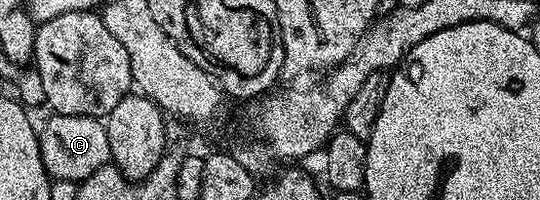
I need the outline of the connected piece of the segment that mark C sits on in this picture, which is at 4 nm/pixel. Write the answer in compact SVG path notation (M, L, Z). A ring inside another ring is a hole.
M48 115L43 128L38 129L41 162L52 181L69 180L82 182L106 164L111 163L109 134L106 123L94 116Z

